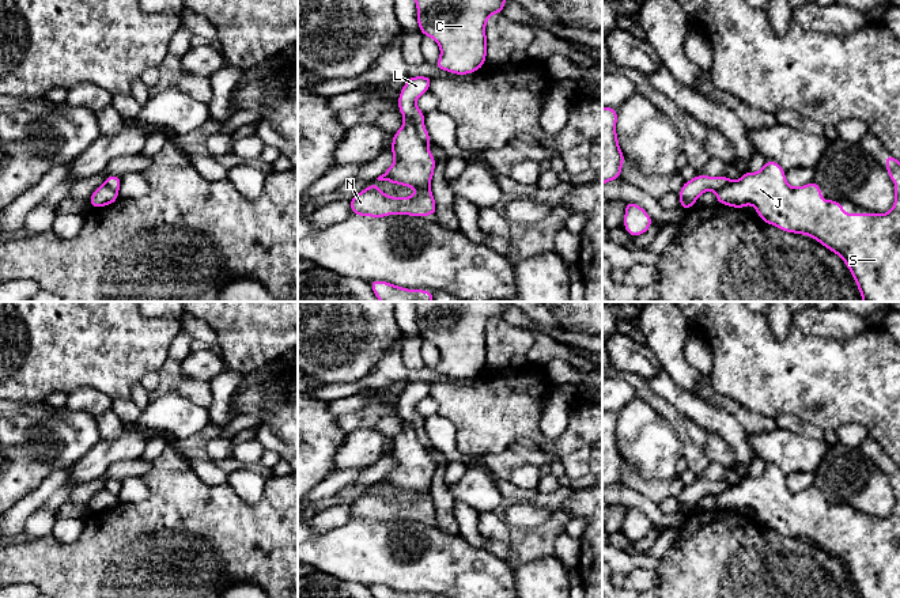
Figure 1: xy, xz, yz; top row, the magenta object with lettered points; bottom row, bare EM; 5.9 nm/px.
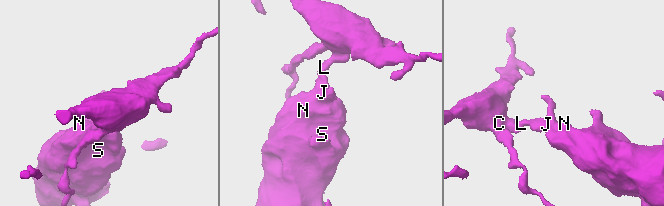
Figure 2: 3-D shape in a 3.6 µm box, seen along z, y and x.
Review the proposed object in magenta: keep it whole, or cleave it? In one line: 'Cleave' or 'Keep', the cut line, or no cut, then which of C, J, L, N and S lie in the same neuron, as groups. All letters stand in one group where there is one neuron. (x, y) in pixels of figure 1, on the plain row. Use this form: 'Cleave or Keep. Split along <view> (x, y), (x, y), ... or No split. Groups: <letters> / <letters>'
Cleave. Split along xz (404, 420), (412, 424), (418, 439), (426, 450). Groups: C L / J N S

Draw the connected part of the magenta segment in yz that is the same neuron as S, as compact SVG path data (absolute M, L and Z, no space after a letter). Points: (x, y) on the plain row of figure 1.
M892 458L885 461L885 466L885 474L896 488L896 504L888 518L844 518L842 507L829 502L821 506L823 493L817 487L790 491L784 473L775 465L765 465L759 477L744 476L740 485L716 496L716 507L738 514L752 508L764 527L812 541L844 565L861 598L900 598L900 466Z

